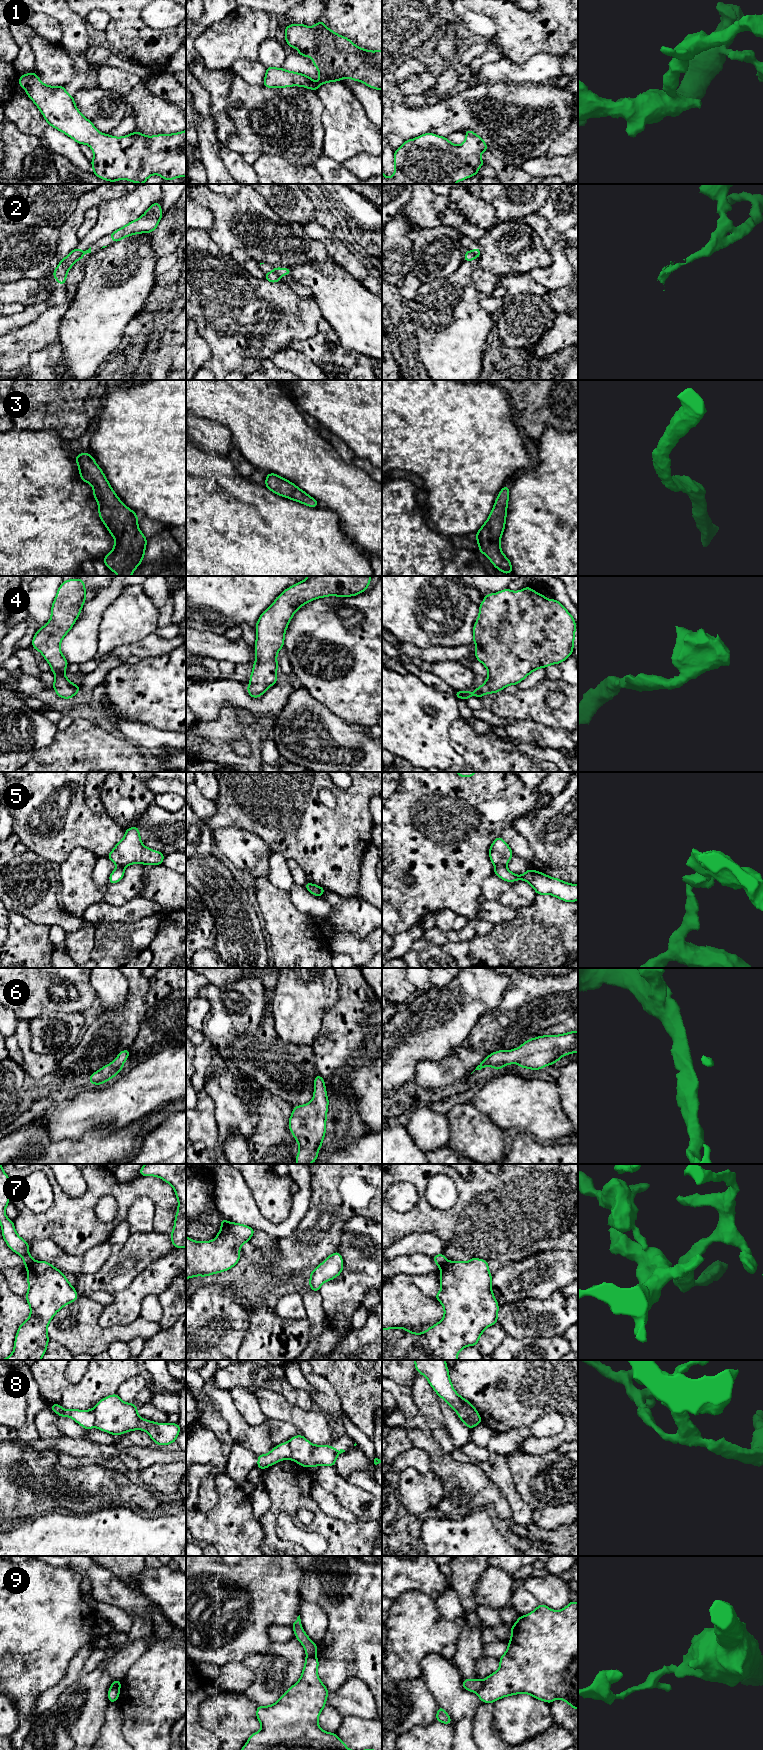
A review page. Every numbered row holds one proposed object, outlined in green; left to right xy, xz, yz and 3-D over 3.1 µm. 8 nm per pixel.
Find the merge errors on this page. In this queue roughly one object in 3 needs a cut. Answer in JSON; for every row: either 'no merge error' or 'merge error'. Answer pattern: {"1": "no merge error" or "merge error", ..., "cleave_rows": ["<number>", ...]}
{"1": "no merge error", "2": "merge error", "3": "no merge error", "4": "no merge error", "5": "merge error", "6": "no merge error", "7": "merge error", "8": "merge error", "9": "merge error", "cleave_rows": ["2", "5", "7", "8", "9"]}

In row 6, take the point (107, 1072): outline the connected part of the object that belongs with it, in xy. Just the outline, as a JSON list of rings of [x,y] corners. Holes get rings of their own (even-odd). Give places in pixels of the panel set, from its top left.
[[[130,1049],[122,1050],[113,1062],[91,1074],[88,1081],[94,1085],[100,1085],[112,1079],[122,1071],[123,1064],[129,1057],[129,1053]]]

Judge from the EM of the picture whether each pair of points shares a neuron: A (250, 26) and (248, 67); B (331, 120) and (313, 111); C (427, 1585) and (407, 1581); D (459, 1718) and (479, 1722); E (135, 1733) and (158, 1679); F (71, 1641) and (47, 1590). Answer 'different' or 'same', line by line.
A: different
B: different
C: same
D: different
E: same
F: same

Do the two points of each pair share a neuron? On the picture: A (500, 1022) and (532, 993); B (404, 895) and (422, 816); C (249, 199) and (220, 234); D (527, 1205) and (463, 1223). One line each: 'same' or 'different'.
A: same
B: same
C: same
D: same

